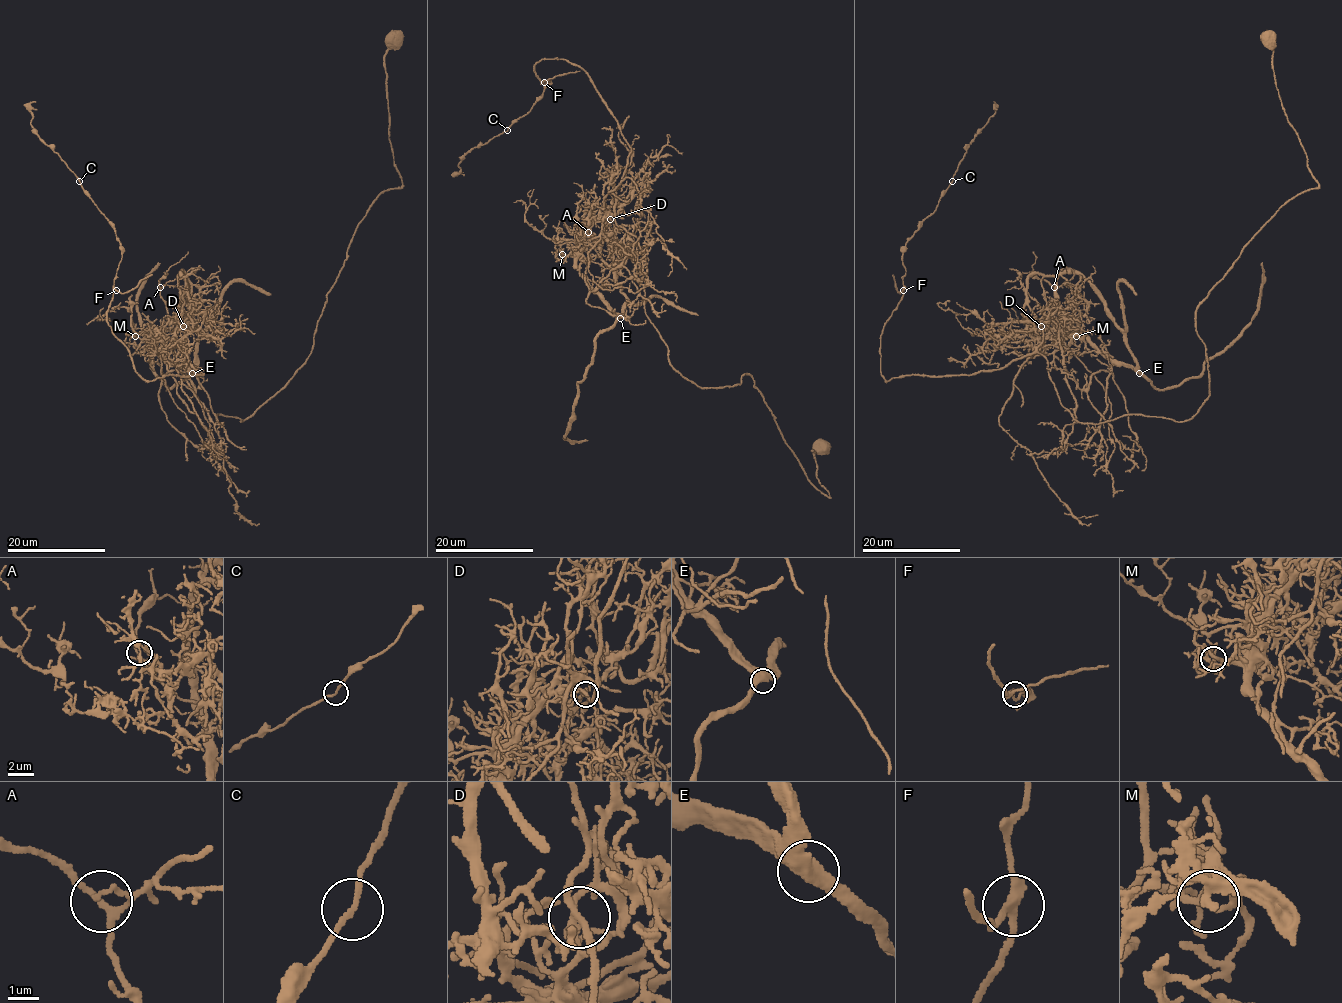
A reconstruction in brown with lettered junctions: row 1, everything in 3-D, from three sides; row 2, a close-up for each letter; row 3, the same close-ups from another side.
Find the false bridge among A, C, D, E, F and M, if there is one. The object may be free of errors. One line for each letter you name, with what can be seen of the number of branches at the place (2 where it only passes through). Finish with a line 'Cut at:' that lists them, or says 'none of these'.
D: 3
Cut at: D

